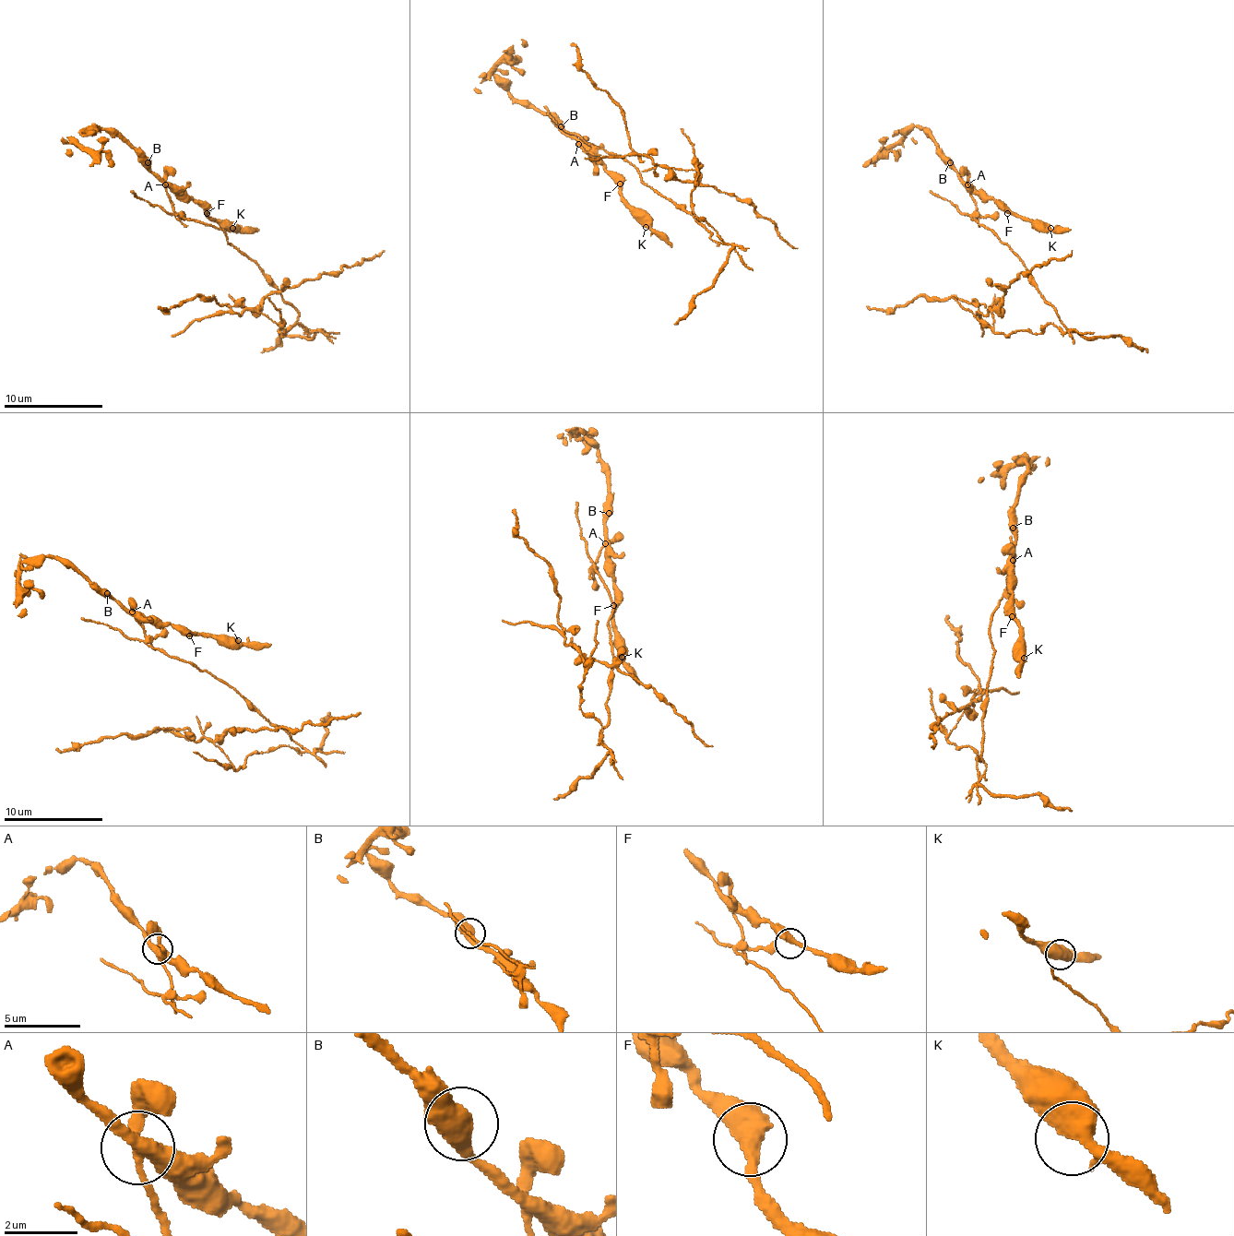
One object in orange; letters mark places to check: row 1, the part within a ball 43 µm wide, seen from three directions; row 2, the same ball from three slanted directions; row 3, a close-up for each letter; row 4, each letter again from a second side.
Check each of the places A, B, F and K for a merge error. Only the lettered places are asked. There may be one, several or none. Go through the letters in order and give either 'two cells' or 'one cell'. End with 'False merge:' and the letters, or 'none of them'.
A: two cells
B: one cell
F: one cell
K: one cell
False merge: A

